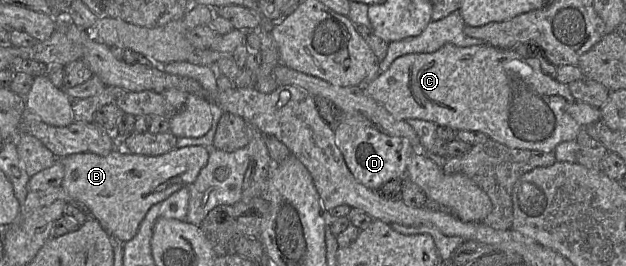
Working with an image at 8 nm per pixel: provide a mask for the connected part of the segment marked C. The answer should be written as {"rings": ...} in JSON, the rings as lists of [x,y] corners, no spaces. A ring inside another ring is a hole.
{"rings":[[[448,43],[433,53],[411,53],[398,57],[386,71],[379,73],[372,80],[368,81],[363,85],[363,88],[369,96],[383,105],[397,120],[421,119],[434,122],[438,126],[450,127],[456,131],[479,131],[488,135],[490,139],[515,149],[554,152],[558,144],[576,140],[577,135],[582,128],[567,112],[567,106],[575,101],[568,85],[560,83],[555,78],[545,75],[540,68],[540,61],[537,57],[524,57],[515,49],[500,49],[491,45],[459,47]]]}

